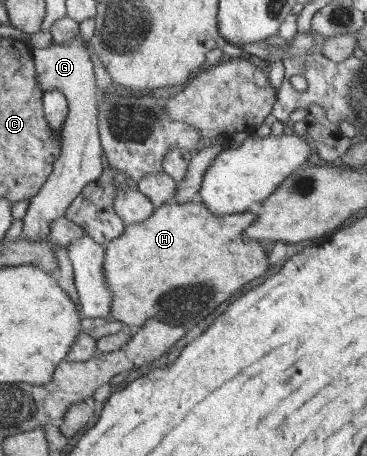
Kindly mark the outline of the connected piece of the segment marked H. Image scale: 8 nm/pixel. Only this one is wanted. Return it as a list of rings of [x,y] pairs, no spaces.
[[[196,199],[188,203],[178,204],[176,202],[167,202],[166,204],[156,207],[153,215],[142,223],[128,224],[123,230],[123,233],[115,238],[112,242],[104,245],[105,248],[105,281],[108,288],[113,292],[112,304],[110,311],[110,319],[118,321],[122,326],[127,328],[138,328],[142,326],[148,319],[158,319],[167,322],[168,324],[182,324],[193,326],[202,322],[208,314],[212,314],[220,304],[224,304],[224,300],[228,300],[230,296],[234,296],[244,284],[248,284],[248,280],[256,280],[258,276],[264,276],[266,271],[270,269],[269,258],[266,253],[266,248],[262,246],[261,241],[251,241],[243,236],[243,232],[252,226],[252,223],[257,219],[256,210],[253,209],[244,211],[243,213],[233,215],[217,215],[210,212],[210,209],[202,202]]]

